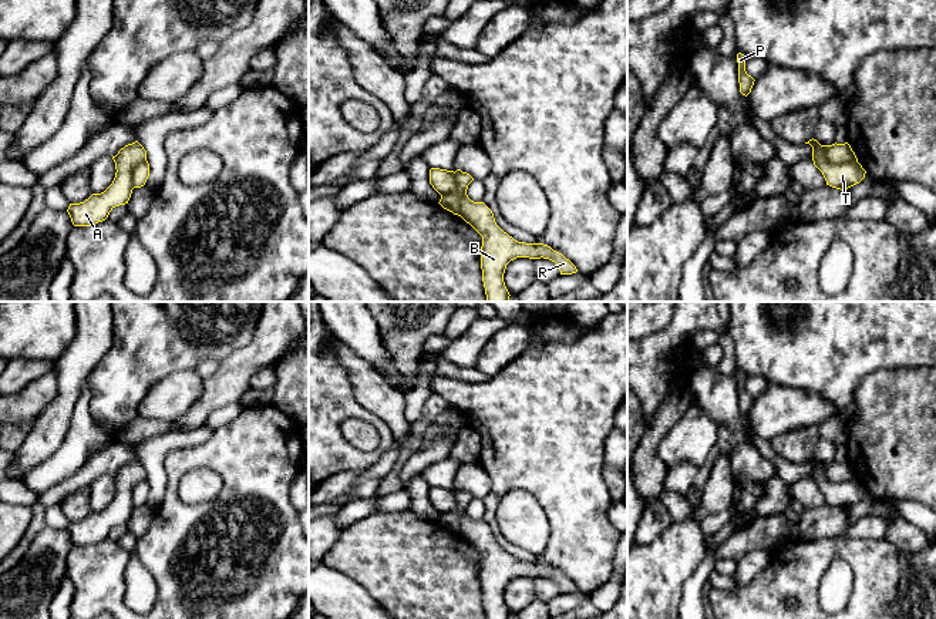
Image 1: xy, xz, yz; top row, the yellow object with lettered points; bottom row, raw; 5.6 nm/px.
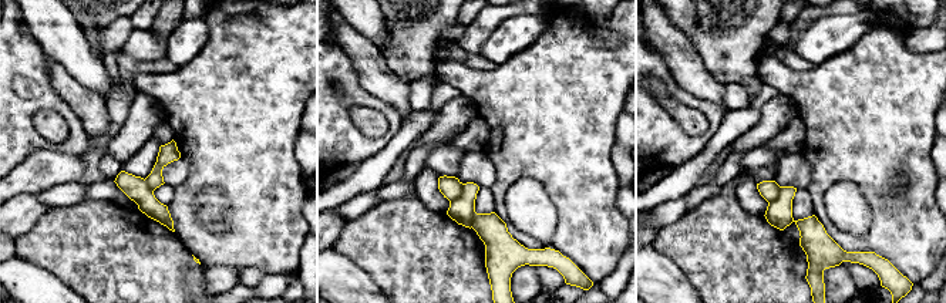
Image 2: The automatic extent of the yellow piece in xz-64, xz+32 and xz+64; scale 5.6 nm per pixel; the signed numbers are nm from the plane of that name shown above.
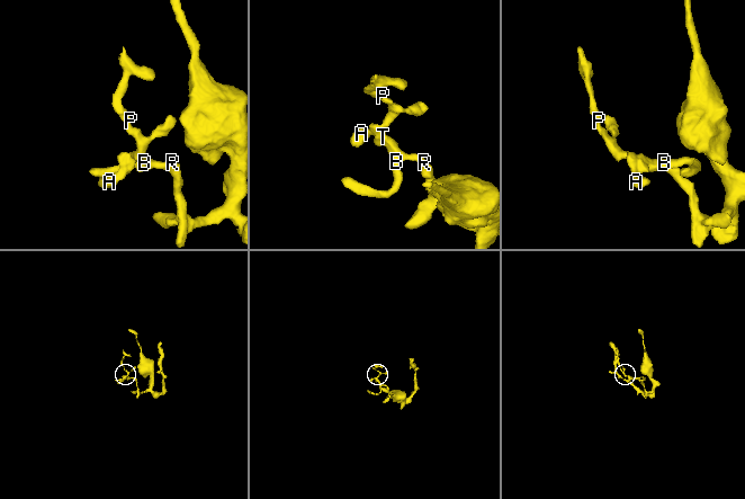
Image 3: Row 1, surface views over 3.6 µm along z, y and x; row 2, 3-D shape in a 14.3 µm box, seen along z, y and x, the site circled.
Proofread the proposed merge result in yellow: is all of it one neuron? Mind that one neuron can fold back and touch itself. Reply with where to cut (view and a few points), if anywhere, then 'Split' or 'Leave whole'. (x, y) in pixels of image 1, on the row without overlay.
Split along yz (820, 464), (824, 475), (831, 481), (858, 483). Split

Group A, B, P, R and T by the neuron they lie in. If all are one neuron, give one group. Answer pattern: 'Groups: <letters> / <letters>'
Groups: A B R / P T

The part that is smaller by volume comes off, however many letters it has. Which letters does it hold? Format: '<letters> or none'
P, T

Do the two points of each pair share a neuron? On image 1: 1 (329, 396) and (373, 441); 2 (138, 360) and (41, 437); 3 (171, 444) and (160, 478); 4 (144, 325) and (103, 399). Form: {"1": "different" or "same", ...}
{"1": "different", "2": "different", "3": "same", "4": "same"}

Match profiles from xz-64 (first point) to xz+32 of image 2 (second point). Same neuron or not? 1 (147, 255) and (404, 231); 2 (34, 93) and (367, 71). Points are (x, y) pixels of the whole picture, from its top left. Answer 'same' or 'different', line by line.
1: same
2: different

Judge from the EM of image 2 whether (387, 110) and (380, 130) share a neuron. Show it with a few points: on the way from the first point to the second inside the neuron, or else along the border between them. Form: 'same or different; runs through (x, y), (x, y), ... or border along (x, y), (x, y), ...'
different; border along (353, 104), (377, 110), (387, 120), (389, 130)

